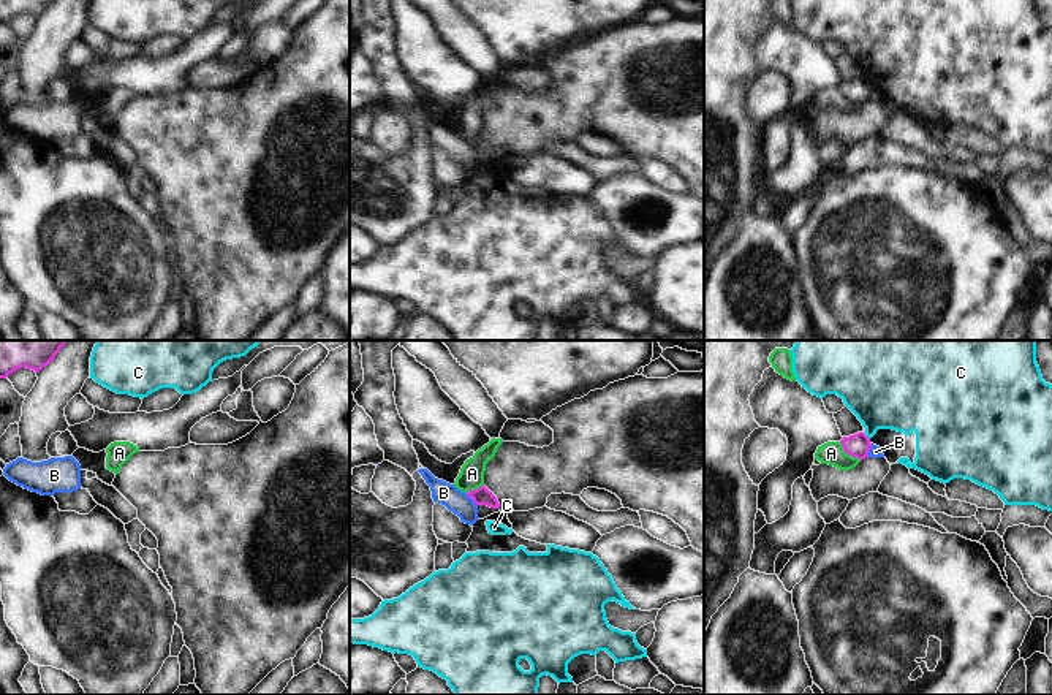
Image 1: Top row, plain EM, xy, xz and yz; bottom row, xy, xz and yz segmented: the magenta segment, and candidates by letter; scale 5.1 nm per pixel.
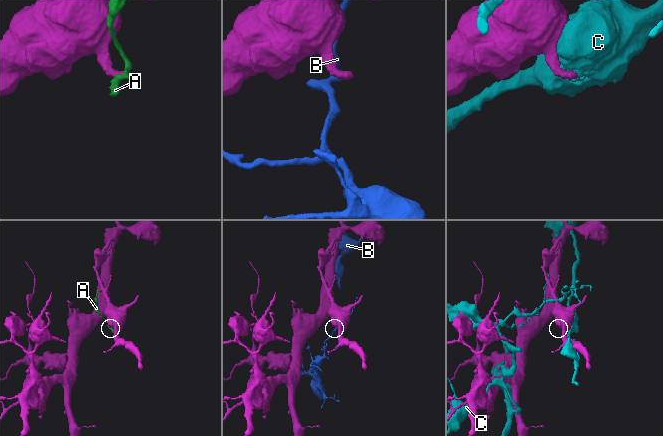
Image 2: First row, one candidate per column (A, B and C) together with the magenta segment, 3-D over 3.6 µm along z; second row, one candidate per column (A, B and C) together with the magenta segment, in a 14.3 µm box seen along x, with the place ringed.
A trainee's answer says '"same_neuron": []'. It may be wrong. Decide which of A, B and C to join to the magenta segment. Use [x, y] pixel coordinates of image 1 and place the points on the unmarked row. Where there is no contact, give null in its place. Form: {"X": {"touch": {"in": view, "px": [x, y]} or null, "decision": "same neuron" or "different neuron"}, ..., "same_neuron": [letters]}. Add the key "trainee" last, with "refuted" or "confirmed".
{"A": {"touch": {"in": "yz", "px": [848, 98]}, "decision": "different neuron"}, "B": {"touch": {"in": "yz", "px": [869, 95]}, "decision": "different neuron"}, "C": {"touch": {"in": "yz", "px": [867, 83]}, "decision": "different neuron"}, "same_neuron": [], "trainee": "confirmed"}

